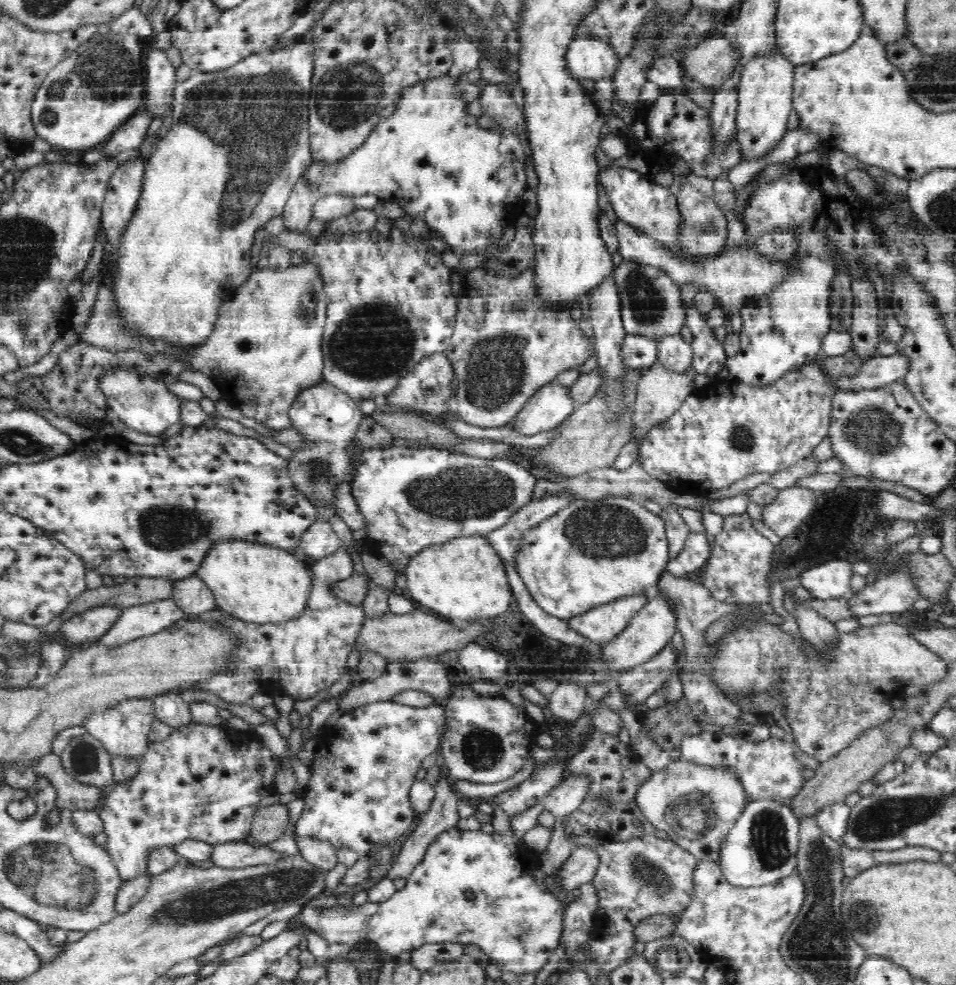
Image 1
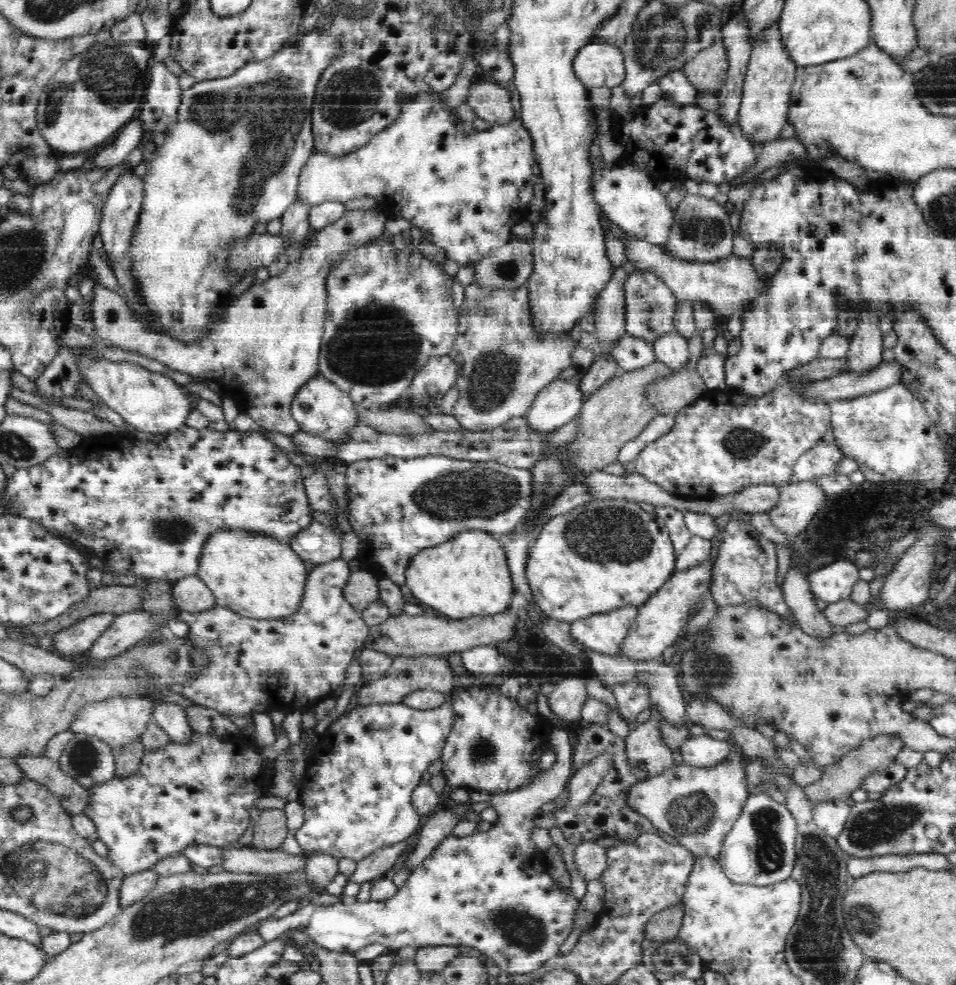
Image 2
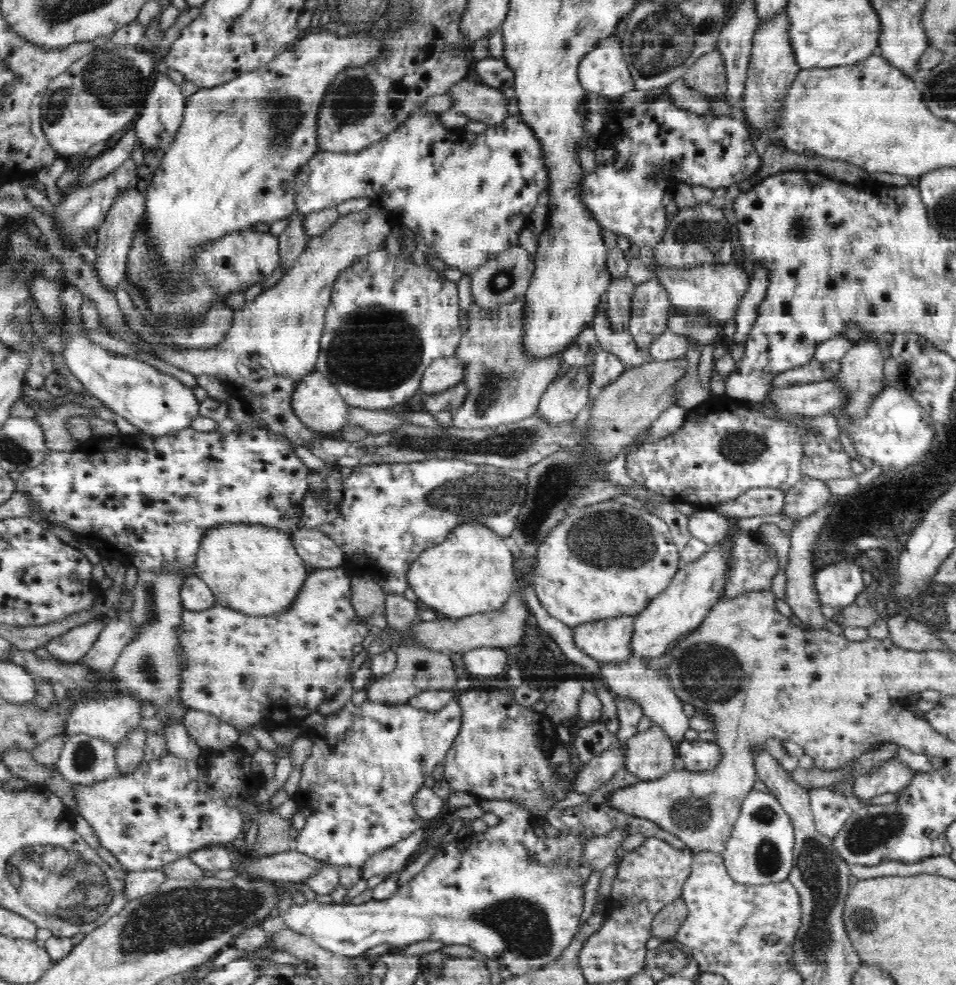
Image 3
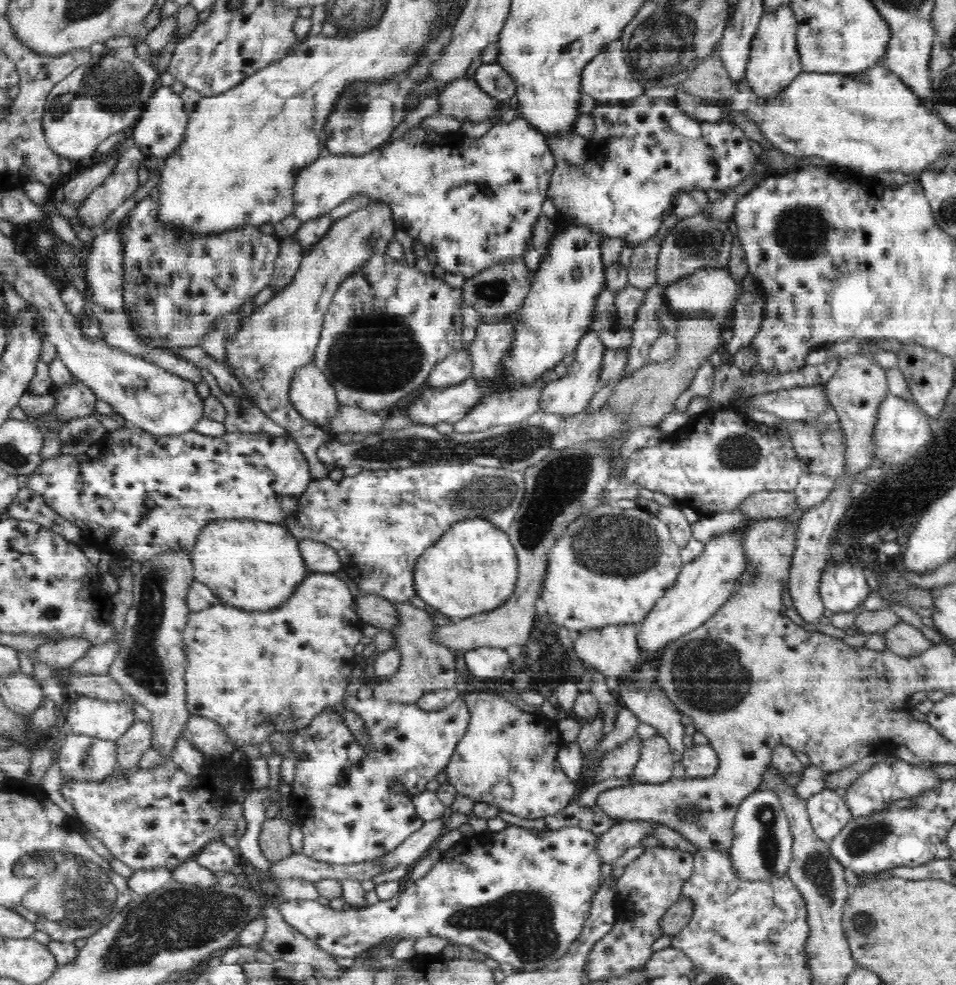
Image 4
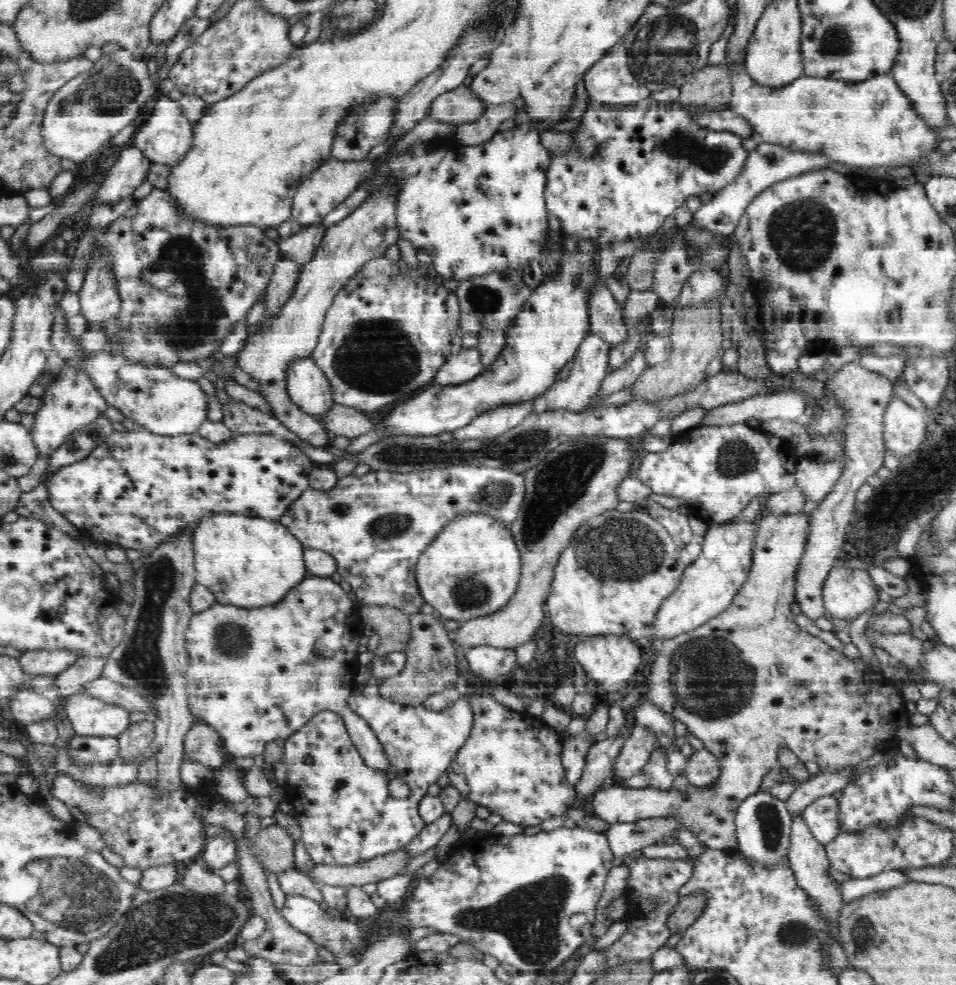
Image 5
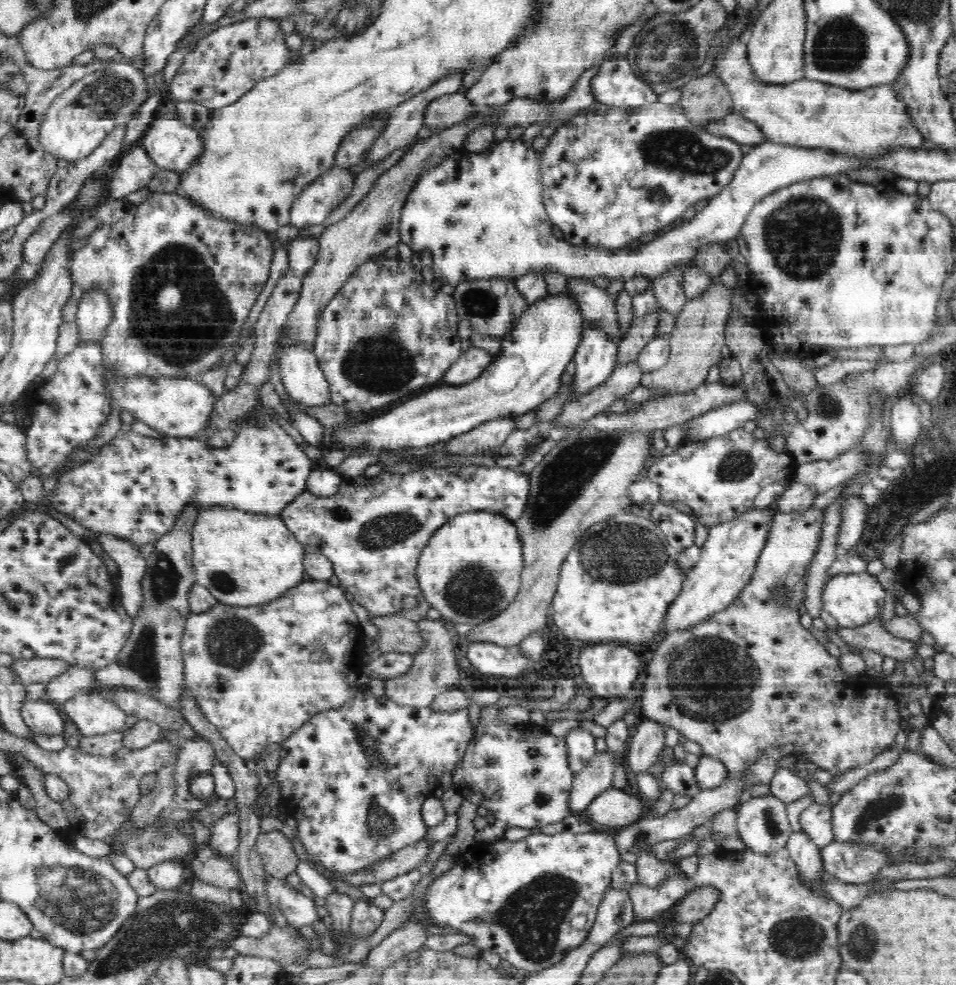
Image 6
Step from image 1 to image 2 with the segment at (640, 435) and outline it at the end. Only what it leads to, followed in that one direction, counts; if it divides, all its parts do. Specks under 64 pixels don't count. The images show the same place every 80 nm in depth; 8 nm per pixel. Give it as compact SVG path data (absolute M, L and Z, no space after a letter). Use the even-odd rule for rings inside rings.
M698 332L688 339L688 362L665 379L658 379L650 383L646 389L649 404L653 404L657 414L670 414L679 411L688 403L709 393L705 380L697 373L696 361L700 358L703 349L702 337Z

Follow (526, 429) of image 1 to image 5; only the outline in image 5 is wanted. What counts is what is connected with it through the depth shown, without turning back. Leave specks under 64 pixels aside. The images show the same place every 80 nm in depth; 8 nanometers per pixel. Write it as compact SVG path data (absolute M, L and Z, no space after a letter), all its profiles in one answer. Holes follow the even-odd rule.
M589 331L584 340L580 343L576 356L573 358L573 366L568 376L564 380L557 380L556 384L542 395L542 400L538 400L536 408L538 412L555 411L568 413L579 413L586 410L590 398L600 390L602 381L609 374L609 356L612 350L612 344L609 344L603 337L597 333Z

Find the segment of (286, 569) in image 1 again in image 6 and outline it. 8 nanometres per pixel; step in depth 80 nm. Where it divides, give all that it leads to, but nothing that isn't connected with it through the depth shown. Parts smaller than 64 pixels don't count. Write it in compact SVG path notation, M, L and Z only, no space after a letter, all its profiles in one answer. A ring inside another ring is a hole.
M221 505L199 510L192 532L192 558L196 583L207 588L219 603L230 606L254 606L272 602L289 588L306 580L304 546L290 532L280 515L244 512Z

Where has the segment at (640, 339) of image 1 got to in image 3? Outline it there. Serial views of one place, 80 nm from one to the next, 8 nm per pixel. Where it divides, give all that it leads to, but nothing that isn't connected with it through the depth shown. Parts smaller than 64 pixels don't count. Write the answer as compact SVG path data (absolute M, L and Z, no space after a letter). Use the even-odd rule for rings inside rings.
M603 298L592 322L600 348L615 354L627 369L651 362L649 349L637 350L634 337L627 330L614 332L609 328L605 312L605 299Z

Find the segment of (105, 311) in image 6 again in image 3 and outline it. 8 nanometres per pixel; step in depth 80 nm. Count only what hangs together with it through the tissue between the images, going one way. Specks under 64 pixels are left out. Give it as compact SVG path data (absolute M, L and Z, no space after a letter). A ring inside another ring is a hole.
M137 187L118 197L109 215L106 216L105 222L95 230L98 238L94 248L96 253L95 272L98 274L101 284L109 292L114 293L114 296L117 287L123 286L122 281L126 276L126 255L130 252L131 236L135 231L136 221L145 212L145 197Z

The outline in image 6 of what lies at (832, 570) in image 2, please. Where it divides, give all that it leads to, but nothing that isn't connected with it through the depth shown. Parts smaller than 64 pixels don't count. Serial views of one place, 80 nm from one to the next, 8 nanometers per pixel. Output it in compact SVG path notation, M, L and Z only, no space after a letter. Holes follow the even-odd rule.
M868 571L858 574L837 574L830 577L823 588L822 606L838 621L839 627L852 629L864 626L880 612L880 608L884 606L884 596L886 590L878 578Z

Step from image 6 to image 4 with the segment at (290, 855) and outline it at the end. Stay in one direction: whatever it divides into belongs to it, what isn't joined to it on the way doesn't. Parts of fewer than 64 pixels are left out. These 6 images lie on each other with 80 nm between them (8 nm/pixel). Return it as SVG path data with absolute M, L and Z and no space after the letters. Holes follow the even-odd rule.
M280 816L267 818L262 825L259 836L259 847L271 863L289 858L293 853L288 841L290 826Z

